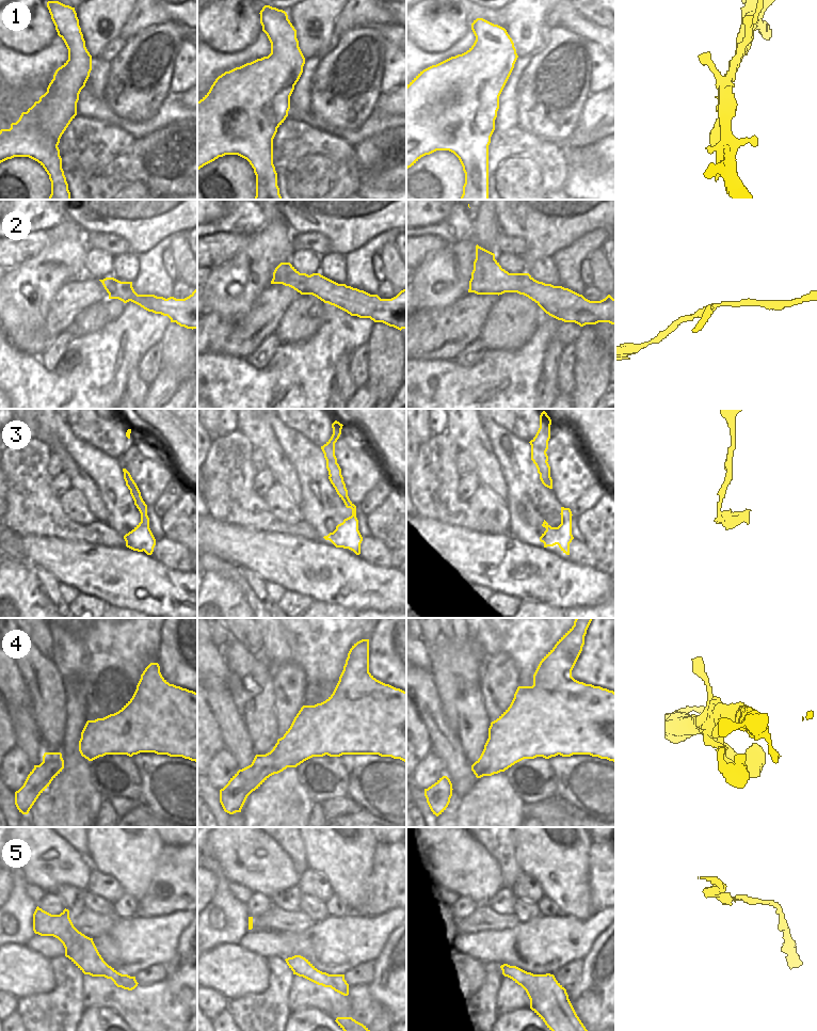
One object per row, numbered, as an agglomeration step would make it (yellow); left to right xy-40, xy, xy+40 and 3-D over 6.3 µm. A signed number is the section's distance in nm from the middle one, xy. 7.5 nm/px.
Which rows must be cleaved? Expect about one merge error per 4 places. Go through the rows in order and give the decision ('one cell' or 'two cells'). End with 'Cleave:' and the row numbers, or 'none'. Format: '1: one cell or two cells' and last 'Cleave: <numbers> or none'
1: one cell
2: one cell
3: two cells
4: one cell
5: one cell
Cleave: 3

